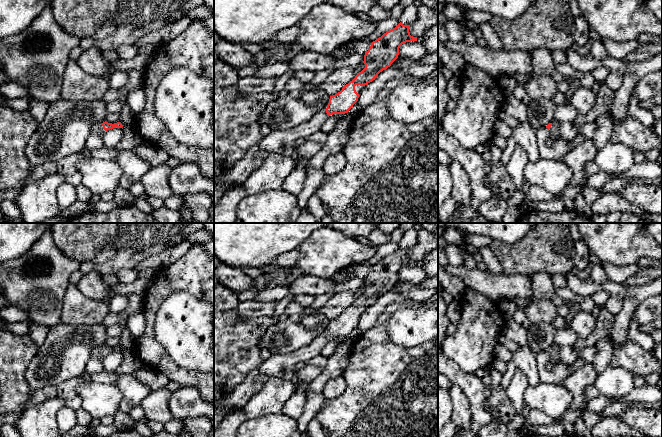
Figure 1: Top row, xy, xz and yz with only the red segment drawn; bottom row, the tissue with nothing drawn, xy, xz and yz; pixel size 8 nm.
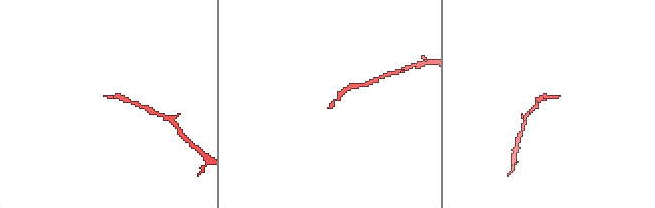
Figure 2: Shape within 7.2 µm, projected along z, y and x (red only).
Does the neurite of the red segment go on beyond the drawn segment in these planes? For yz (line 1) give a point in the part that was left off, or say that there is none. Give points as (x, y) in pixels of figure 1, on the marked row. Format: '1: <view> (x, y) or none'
1: yz (554, 129)

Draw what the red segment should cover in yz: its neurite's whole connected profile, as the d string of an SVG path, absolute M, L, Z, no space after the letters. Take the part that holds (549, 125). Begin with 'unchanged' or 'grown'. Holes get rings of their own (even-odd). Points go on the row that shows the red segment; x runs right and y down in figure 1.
grown; M554 120L552 123L549 123L546 128L551 132L551 137L546 140L546 145L553 146L560 139L559 136L559 121Z

